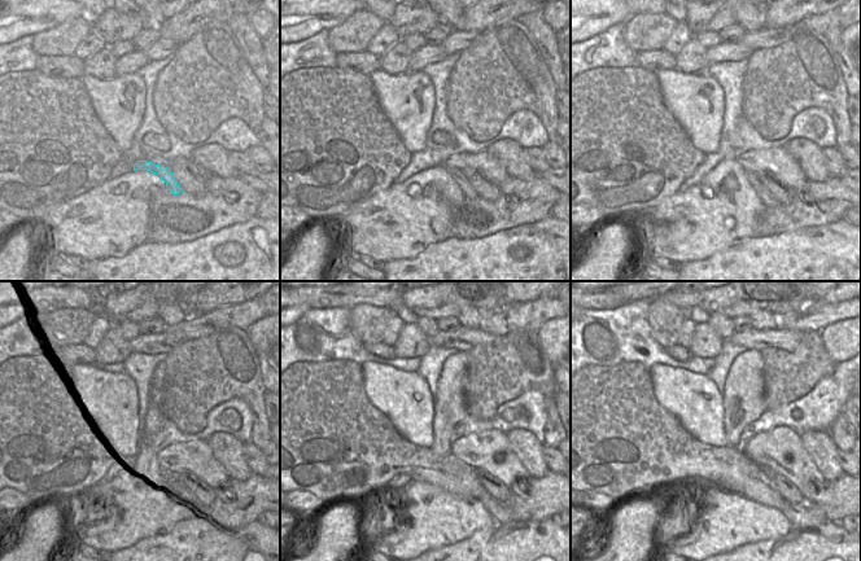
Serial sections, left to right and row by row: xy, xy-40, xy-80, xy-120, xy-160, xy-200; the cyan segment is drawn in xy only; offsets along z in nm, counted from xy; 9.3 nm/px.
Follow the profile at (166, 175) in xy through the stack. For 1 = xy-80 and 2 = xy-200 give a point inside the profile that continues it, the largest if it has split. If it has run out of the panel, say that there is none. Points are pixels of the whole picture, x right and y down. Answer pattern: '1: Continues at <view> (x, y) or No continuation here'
1: Continues at xy-80 (763, 193)
2: Continues at xy-200 (805, 516).

